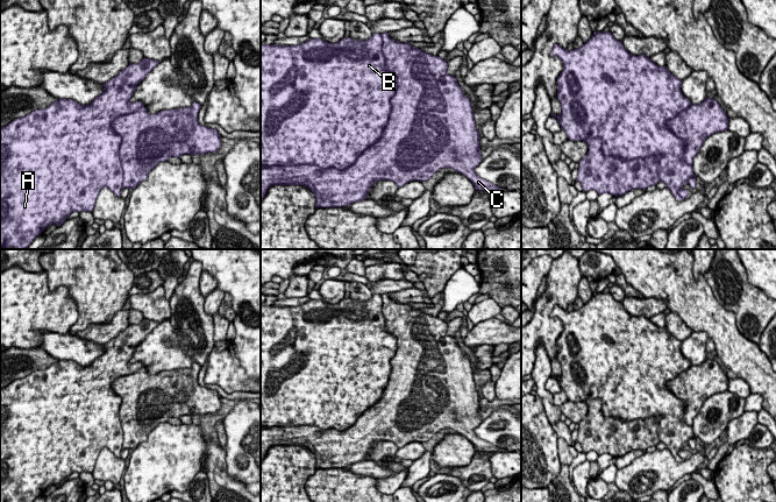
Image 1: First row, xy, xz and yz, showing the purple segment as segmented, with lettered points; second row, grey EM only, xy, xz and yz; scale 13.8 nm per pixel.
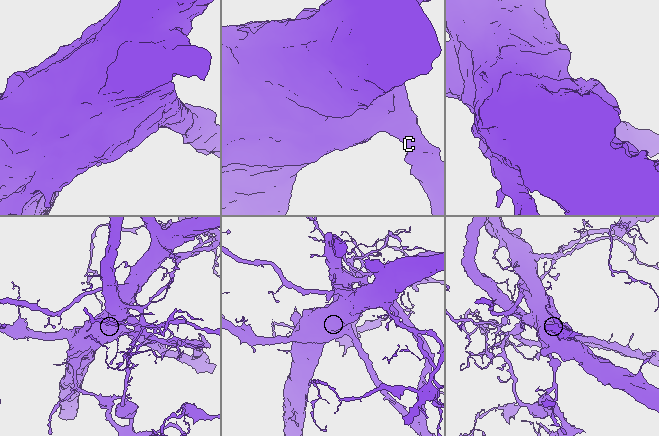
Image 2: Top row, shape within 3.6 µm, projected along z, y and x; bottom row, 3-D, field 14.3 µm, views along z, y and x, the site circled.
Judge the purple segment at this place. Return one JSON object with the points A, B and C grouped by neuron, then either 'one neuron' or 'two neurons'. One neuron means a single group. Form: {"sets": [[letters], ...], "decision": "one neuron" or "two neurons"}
{"sets": [["A", "B"], ["C"]], "decision": "two neurons"}

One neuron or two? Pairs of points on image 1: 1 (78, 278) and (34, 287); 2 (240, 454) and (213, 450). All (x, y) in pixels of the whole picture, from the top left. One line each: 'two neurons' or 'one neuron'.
1: two neurons
2: two neurons

